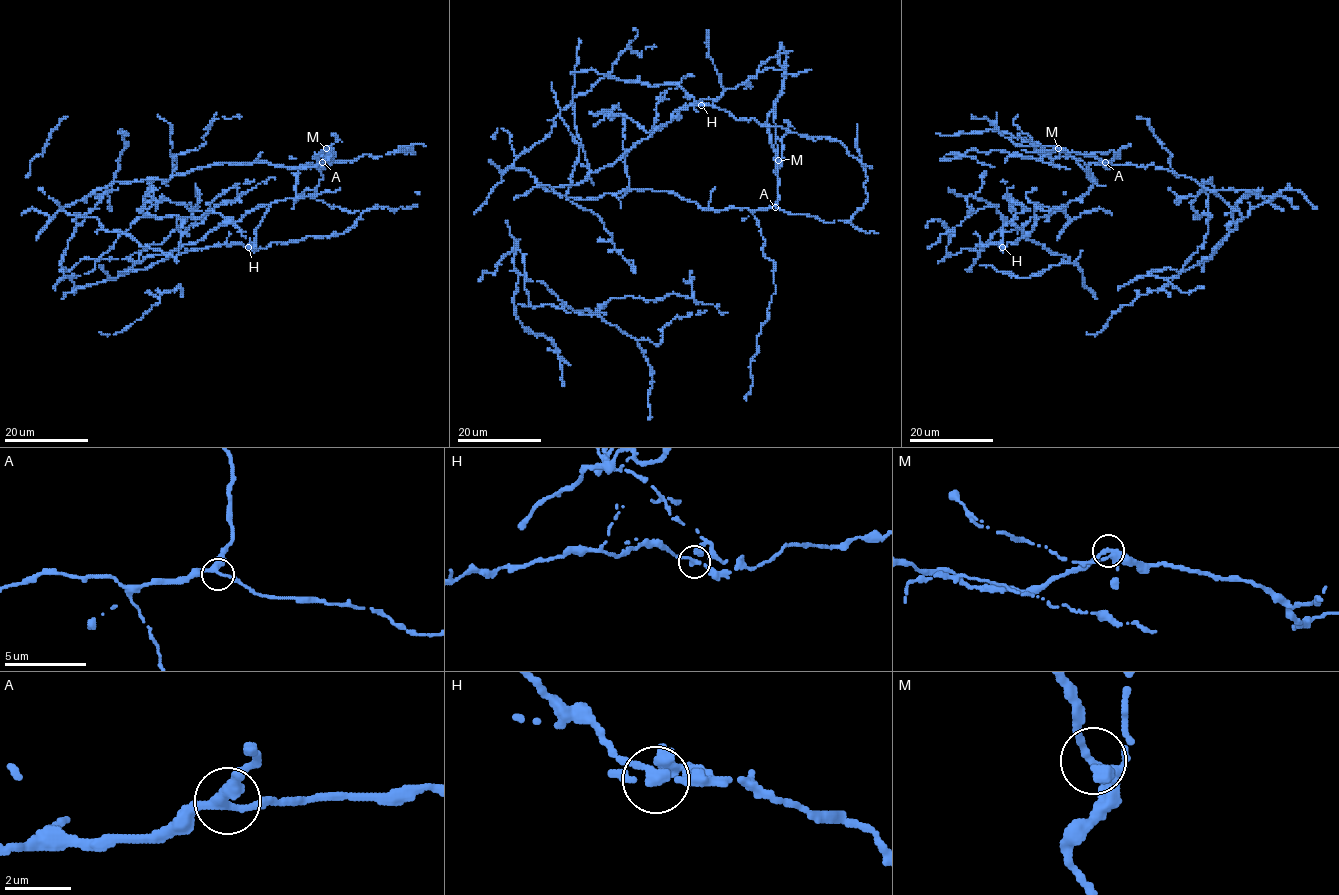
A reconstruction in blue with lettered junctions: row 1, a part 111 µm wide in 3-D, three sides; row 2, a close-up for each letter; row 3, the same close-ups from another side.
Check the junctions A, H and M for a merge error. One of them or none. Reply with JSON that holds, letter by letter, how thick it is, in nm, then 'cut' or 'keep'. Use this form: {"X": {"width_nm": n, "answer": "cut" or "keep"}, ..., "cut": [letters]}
{"A": {"width_nm": 280, "answer": "keep"}, "H": {"width_nm": 200, "answer": "cut"}, "M": {"width_nm": 240, "answer": "keep"}, "cut": ["H"]}

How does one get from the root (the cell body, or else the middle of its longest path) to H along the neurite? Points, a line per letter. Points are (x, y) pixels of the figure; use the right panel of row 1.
H: (1006, 225), (1001, 228), (1002, 247)

